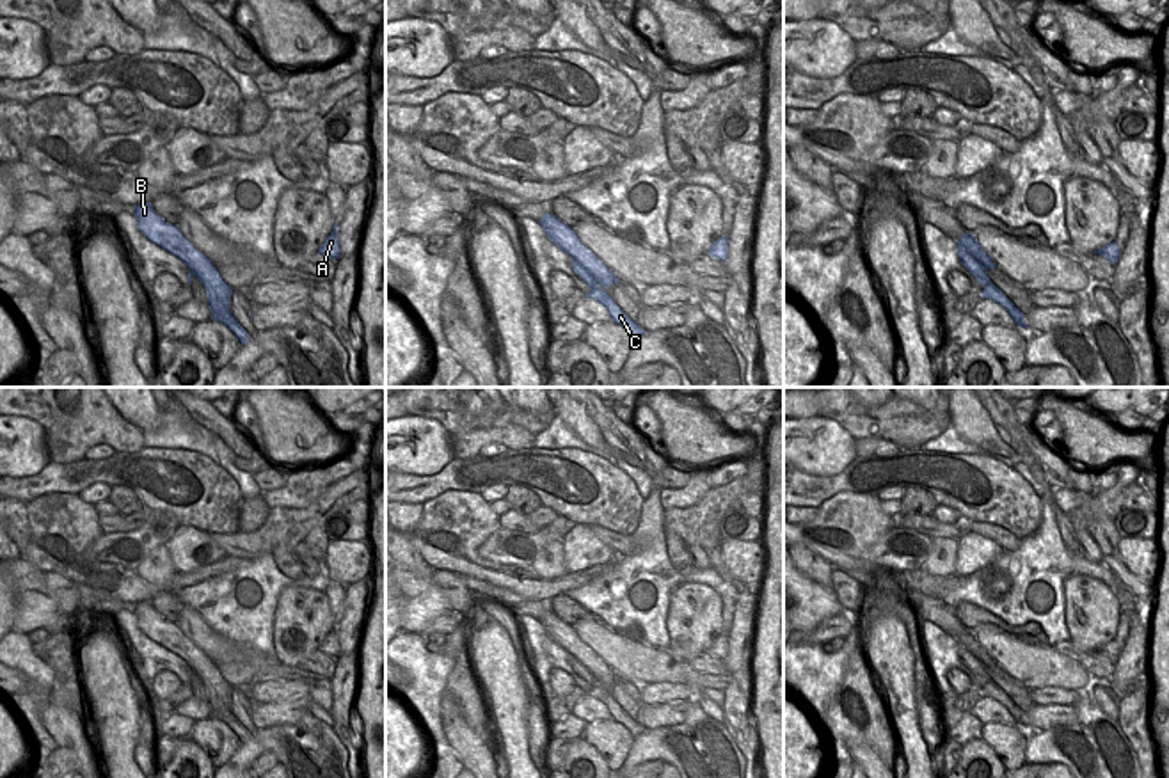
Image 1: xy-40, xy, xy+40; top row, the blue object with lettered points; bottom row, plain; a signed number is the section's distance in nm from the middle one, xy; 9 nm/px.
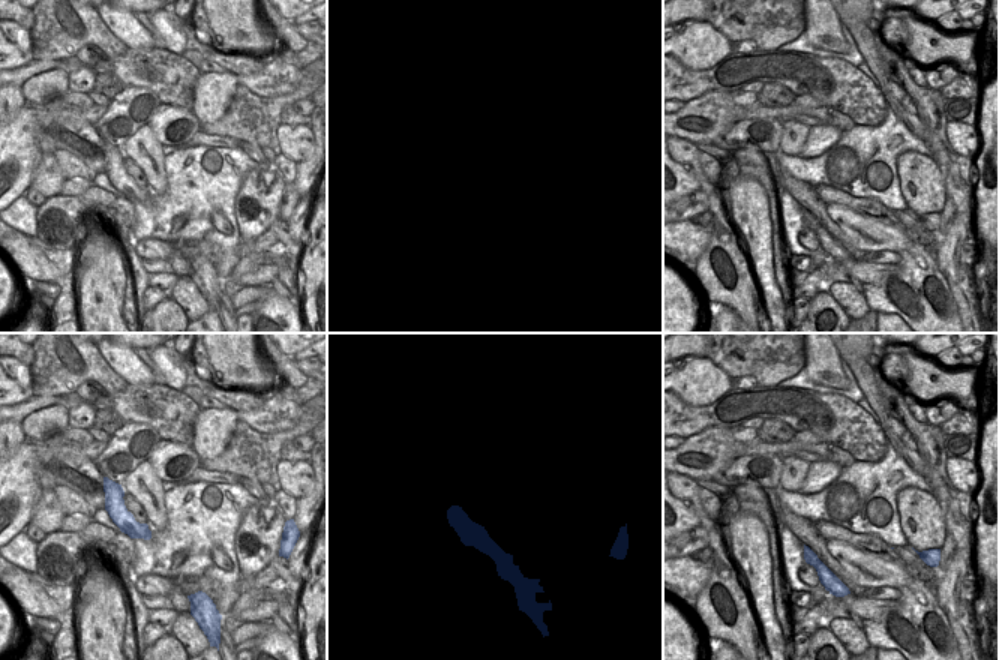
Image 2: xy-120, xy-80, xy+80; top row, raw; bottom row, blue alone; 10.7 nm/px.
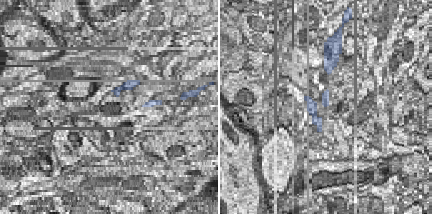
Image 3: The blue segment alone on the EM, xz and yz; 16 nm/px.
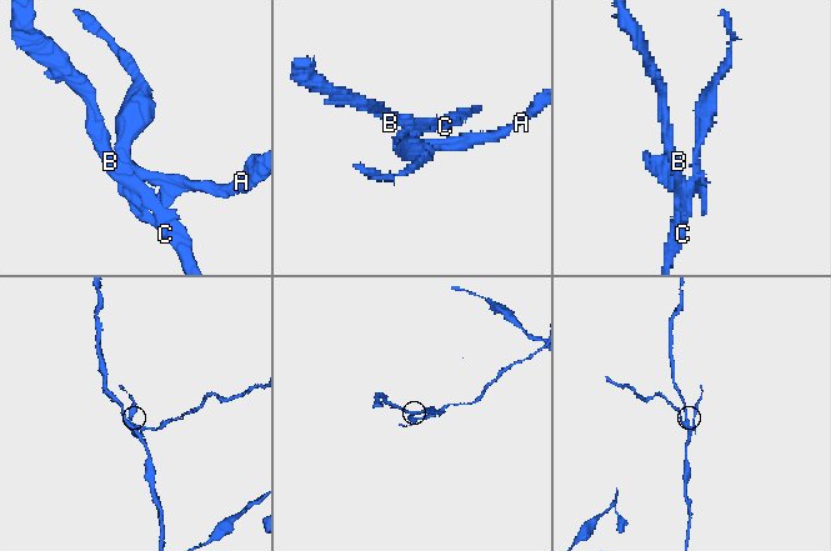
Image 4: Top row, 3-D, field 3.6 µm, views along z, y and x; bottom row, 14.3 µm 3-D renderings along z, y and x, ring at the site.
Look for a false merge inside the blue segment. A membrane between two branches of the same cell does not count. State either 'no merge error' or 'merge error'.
merge error

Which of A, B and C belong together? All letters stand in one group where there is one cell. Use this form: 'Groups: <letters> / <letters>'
Groups: A / B C

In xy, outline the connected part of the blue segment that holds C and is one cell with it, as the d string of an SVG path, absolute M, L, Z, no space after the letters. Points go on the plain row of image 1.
M608 691L608 696L606 696L606 702L608 702L608 709L609 709L609 714L615 721L622 723L634 737L638 737L640 734L645 732L645 728L636 721L632 719L616 702L615 698L609 695Z

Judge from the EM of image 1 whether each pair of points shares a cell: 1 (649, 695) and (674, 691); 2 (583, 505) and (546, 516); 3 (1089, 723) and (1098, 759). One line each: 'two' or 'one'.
1: one
2: two
3: one

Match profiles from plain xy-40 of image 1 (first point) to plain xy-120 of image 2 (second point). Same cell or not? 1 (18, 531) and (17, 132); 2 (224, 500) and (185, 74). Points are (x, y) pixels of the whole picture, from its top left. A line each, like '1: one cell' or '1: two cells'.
1: two cells
2: one cell

